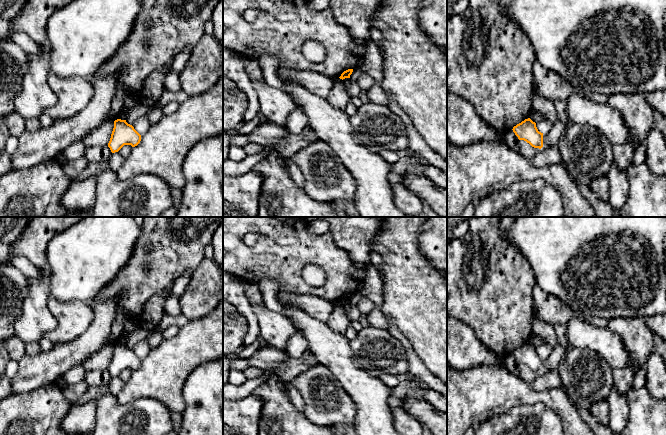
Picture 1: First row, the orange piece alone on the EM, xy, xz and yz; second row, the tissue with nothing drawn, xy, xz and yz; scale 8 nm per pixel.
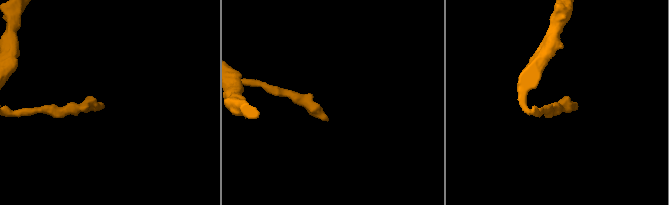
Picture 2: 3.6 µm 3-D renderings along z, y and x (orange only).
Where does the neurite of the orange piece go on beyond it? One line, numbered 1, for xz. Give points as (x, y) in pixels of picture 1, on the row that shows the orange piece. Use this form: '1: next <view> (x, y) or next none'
1: next none

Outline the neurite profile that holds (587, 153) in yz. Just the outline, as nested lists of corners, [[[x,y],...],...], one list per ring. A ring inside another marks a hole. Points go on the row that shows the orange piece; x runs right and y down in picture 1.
[[[568,124],[557,143],[570,178],[587,185],[609,172],[613,163],[612,145],[598,129],[579,124]]]

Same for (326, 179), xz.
[[[318,140],[305,146],[291,160],[301,169],[304,179],[304,191],[316,201],[354,200],[357,186],[351,173],[345,168],[338,155],[324,141]]]

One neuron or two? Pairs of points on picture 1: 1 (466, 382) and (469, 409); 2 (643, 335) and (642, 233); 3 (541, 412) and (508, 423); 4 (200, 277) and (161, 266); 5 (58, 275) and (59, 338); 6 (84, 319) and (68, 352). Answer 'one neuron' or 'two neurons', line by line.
1: one neuron
2: two neurons
3: one neuron
4: two neurons
5: two neurons
6: two neurons

